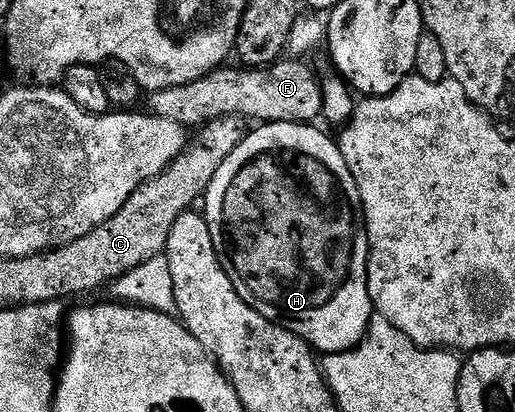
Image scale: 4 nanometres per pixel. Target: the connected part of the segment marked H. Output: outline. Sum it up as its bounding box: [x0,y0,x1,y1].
[203,123,375,354]

